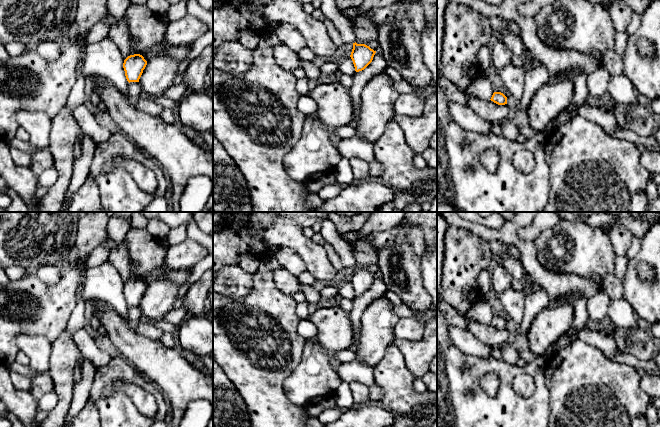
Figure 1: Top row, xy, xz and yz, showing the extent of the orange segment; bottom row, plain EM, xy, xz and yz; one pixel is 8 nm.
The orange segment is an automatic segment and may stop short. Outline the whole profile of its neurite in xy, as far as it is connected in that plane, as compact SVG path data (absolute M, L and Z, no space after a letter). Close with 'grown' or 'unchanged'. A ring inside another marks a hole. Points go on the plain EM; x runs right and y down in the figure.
M134 278L128 280L123 287L125 300L127 305L139 306L139 303L147 289L147 285L140 278Z | unchanged

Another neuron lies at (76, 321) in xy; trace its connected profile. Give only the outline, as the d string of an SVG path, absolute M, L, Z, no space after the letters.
M83 269L82 281L78 287L78 292L77 292L77 298L78 298L77 304L65 328L70 336L73 336L76 332L79 332L81 329L84 328L86 301L83 299L83 288L85 280L86 280L86 269Z

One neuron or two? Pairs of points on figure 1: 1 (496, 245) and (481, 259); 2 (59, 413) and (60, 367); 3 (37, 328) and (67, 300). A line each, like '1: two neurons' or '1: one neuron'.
1: two neurons
2: one neuron
3: one neuron

